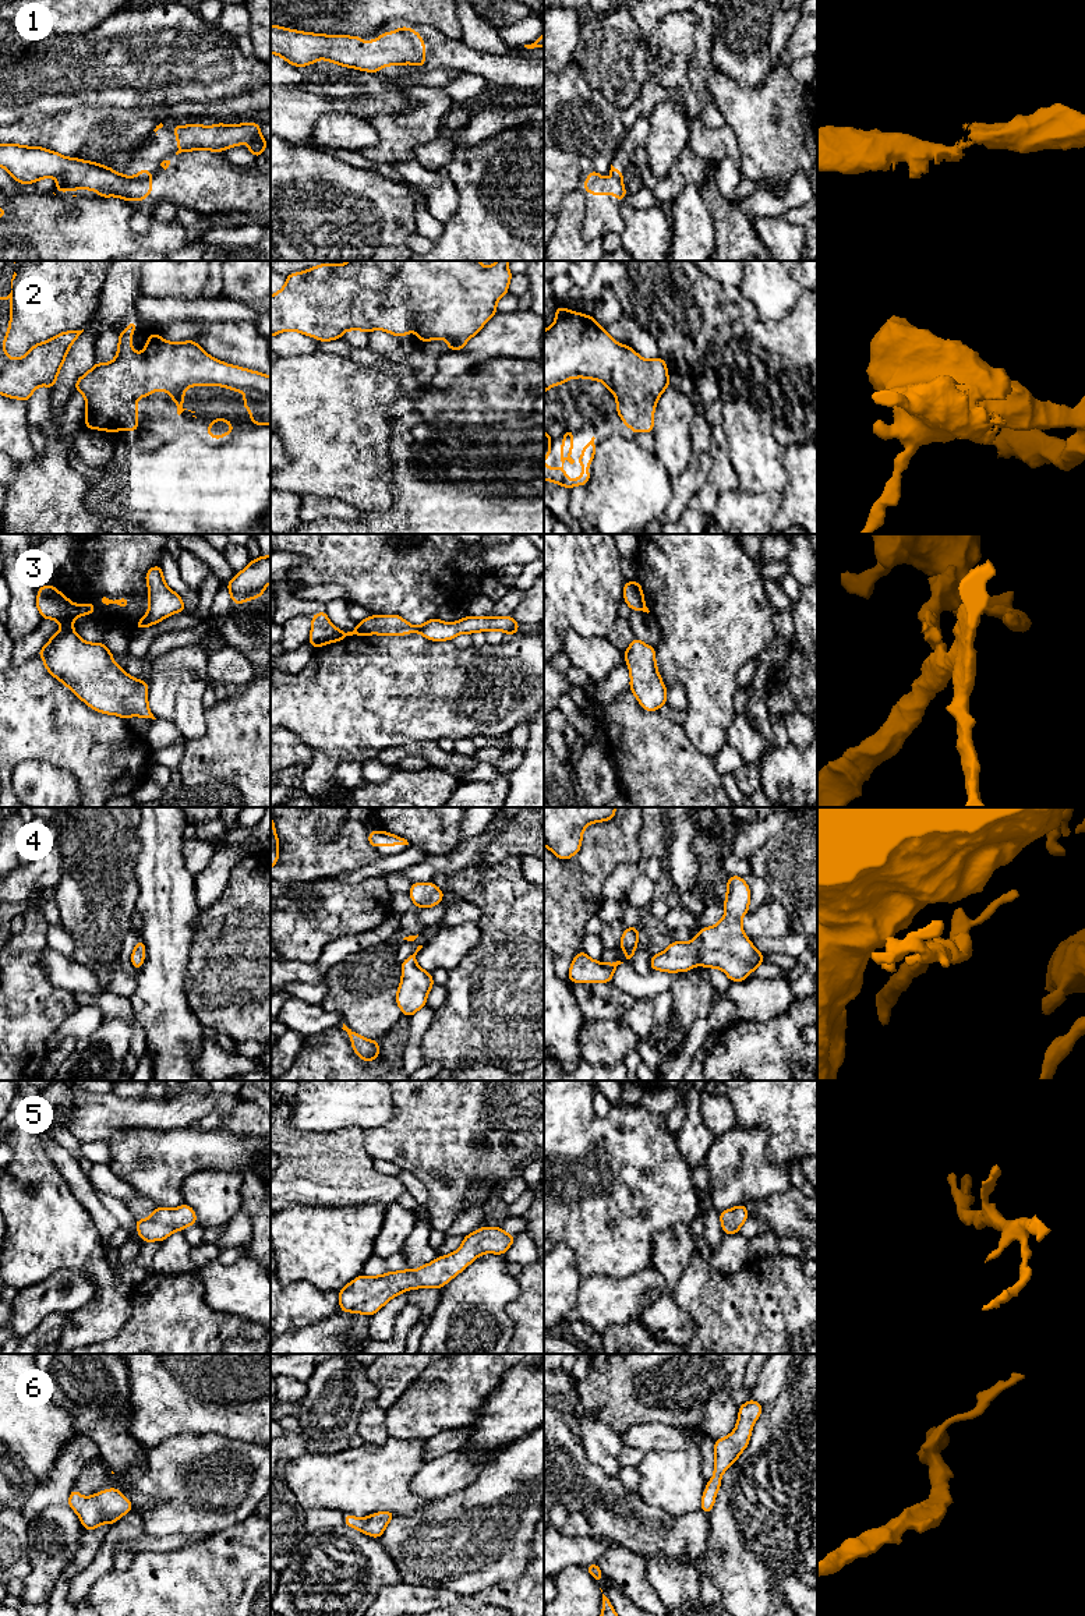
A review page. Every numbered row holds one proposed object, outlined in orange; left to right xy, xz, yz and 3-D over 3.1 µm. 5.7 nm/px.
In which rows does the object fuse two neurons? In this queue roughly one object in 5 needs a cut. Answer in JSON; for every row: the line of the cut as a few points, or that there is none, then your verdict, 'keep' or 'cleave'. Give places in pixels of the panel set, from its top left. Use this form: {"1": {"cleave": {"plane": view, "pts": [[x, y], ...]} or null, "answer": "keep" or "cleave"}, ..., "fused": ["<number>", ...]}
{"1": {"cleave": {"plane": "xy", "pts": [[135, 176], [149, 177]]}, "answer": "cleave"}, "2": {"cleave": null, "answer": "keep"}, "3": {"cleave": {"plane": "xz", "pts": [[356, 629], [367, 633]]}, "answer": "cleave"}, "4": {"cleave": null, "answer": "keep"}, "5": {"cleave": null, "answer": "keep"}, "6": {"cleave": null, "answer": "keep"}, "fused": ["1", "3"]}

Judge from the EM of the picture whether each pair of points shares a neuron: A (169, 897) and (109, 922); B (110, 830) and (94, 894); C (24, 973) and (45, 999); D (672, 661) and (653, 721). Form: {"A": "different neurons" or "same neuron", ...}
{"A": "different neurons", "B": "same neuron", "C": "same neuron", "D": "different neurons"}

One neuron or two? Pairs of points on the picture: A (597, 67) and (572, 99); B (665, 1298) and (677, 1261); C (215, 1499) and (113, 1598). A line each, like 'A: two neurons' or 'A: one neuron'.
A: two neurons
B: one neuron
C: two neurons

